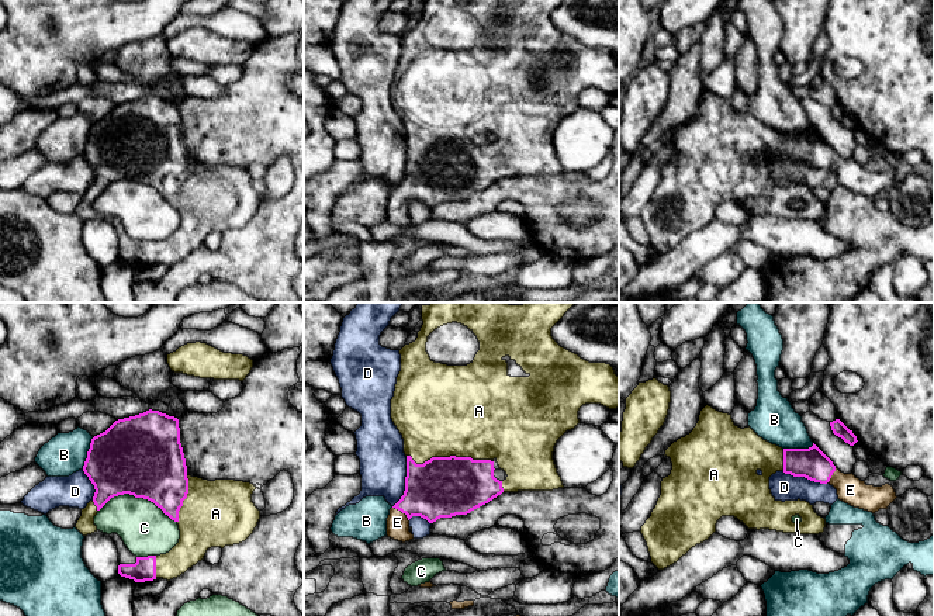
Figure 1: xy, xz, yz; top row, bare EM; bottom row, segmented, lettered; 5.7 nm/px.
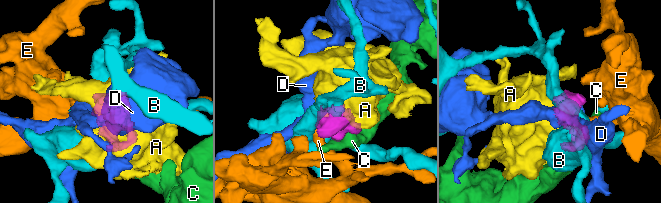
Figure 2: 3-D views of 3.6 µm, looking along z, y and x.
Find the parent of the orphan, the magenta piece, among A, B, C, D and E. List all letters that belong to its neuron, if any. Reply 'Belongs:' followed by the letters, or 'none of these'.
Belongs: A, E

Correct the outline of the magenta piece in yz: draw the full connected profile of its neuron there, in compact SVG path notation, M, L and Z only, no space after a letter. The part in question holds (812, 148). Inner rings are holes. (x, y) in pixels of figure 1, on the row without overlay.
M706 90L693 115L674 127L665 139L671 143L671 159L661 166L661 180L651 201L641 211L651 248L664 255L677 248L692 232L703 228L716 217L722 201L734 201L748 214L769 214L783 218L819 219L826 204L819 201L806 186L776 186L769 174L769 162L783 156L805 162L837 174L838 184L868 197L888 194L897 183L892 170L866 170L852 158L841 158L813 128L809 134L782 134L760 122L750 111L738 113L731 100Z

